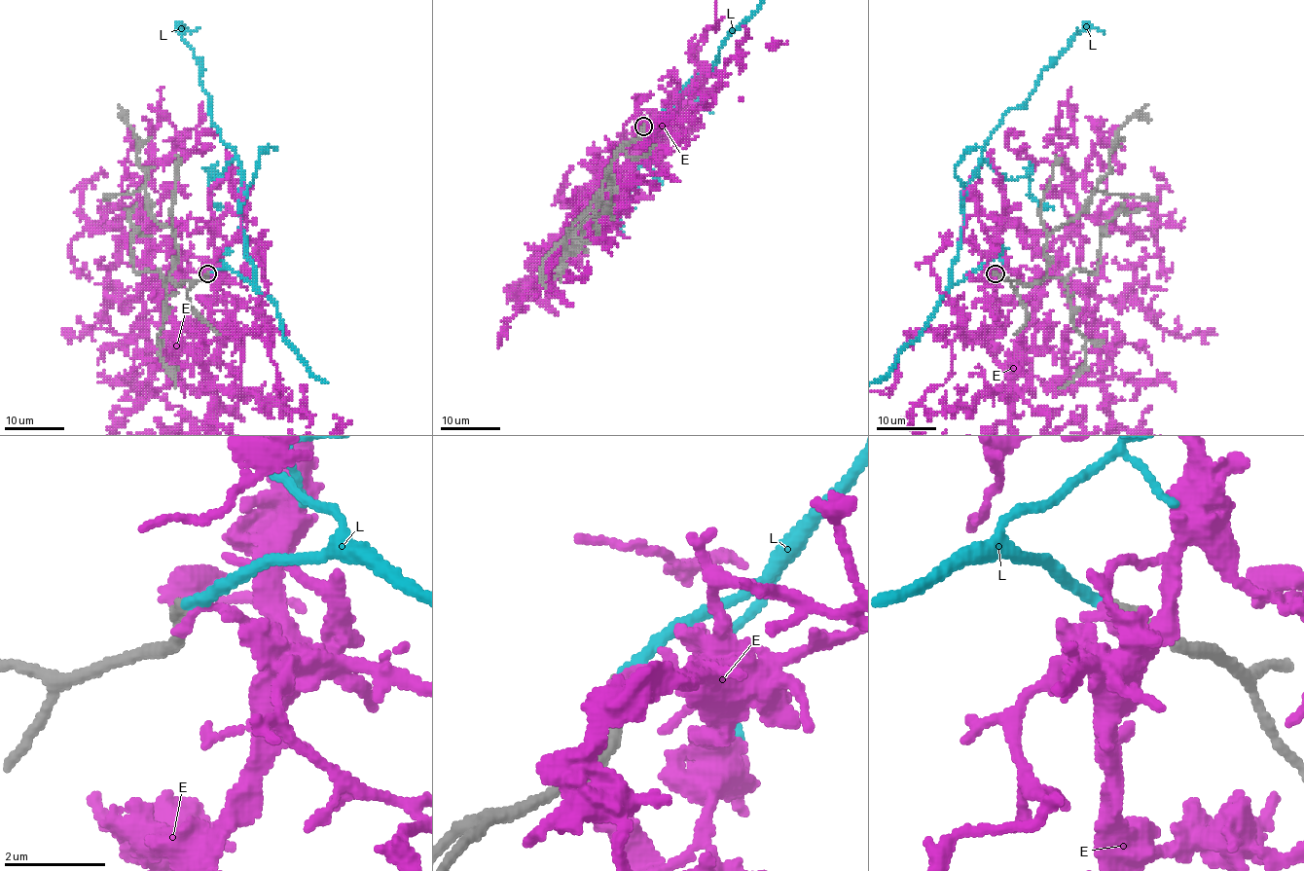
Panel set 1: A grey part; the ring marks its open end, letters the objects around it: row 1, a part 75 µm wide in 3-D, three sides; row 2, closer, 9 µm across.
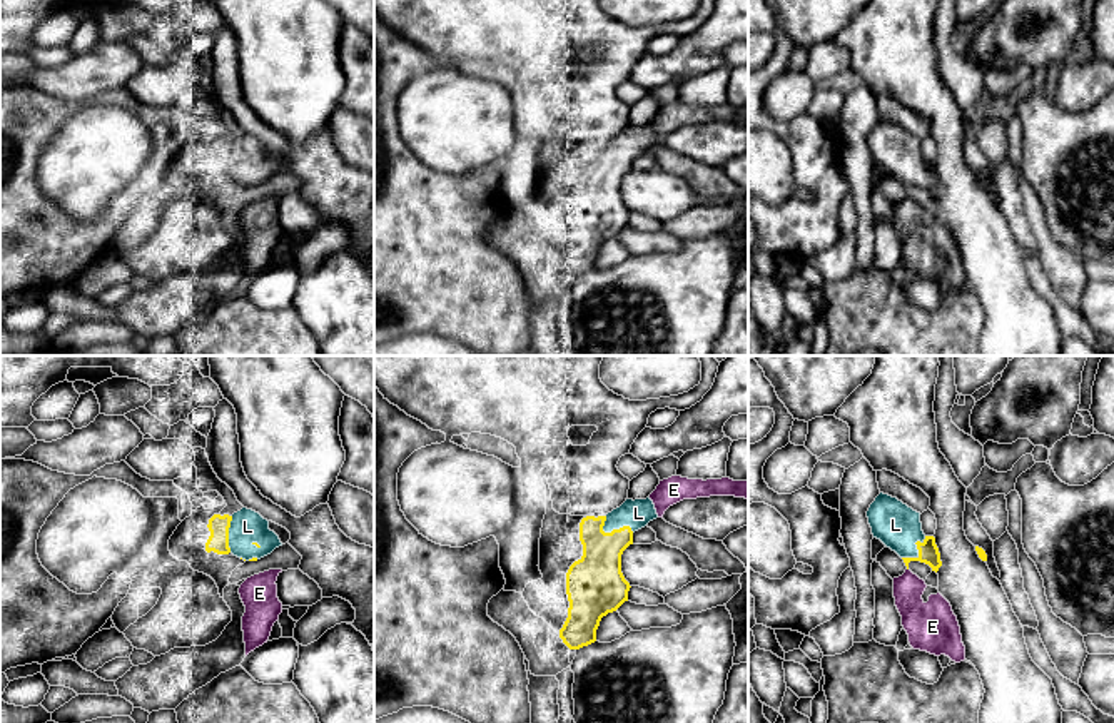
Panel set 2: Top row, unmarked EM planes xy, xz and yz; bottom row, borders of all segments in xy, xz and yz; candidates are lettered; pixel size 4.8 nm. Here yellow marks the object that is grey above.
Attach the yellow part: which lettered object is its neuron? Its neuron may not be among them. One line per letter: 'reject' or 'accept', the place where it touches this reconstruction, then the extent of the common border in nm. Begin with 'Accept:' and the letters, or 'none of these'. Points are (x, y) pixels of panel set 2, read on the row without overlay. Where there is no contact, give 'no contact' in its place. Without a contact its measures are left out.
Accept: L
E: reject; no contact
L: accept; contact xz (612, 157); length 160 nm

